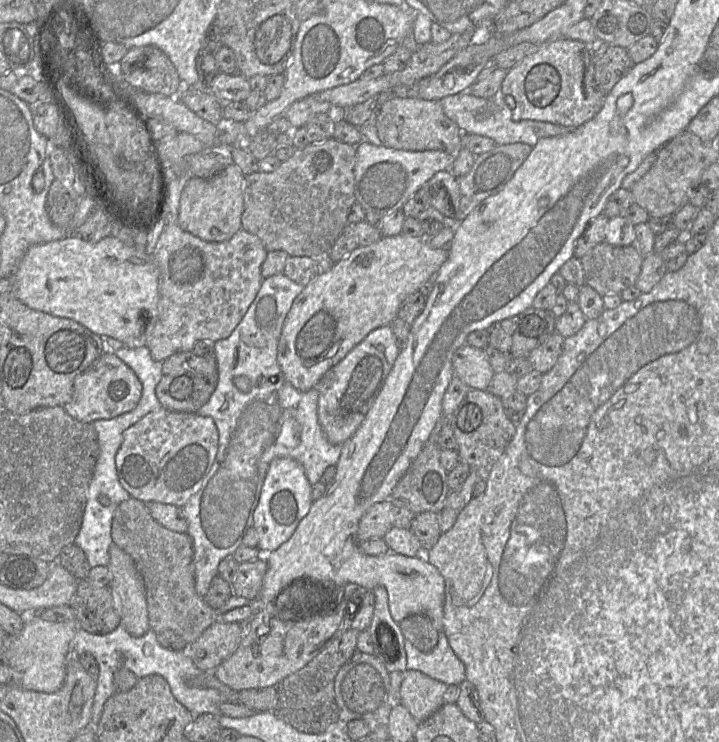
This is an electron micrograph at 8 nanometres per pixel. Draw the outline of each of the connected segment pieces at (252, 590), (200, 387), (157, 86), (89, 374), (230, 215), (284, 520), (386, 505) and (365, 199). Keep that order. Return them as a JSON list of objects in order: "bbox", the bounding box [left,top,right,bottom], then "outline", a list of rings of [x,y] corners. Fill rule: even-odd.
[{"bbox":[231,557,268,600],"outline":[[[264,557],[239,563],[231,581],[233,594],[248,600],[255,600],[262,587],[267,569],[268,563]]]},{"bbox":[155,351,217,413],"outline":[[[192,351],[178,352],[163,361],[162,376],[155,393],[163,408],[196,413],[209,400],[217,382],[217,361],[213,351],[205,355],[195,355]]]},{"bbox":[121,46,182,94],"outline":[[[155,46],[134,47],[121,59],[122,78],[134,88],[153,94],[179,94],[182,83],[169,57]]]},{"bbox":[63,353,142,423],"outline":[[[103,353],[87,370],[74,379],[70,402],[63,405],[66,412],[83,423],[111,419],[131,411],[142,395],[142,383],[135,372],[112,353]]]},{"bbox":[177,163,245,242],"outline":[[[232,163],[209,179],[191,178],[184,187],[177,217],[178,225],[185,231],[207,242],[229,240],[242,228],[245,175]]]},{"bbox":[253,457,312,554],"outline":[[[279,457],[271,461],[253,513],[253,527],[258,533],[262,554],[276,550],[293,535],[312,505],[311,487],[303,466],[294,459]]]},{"bbox":[356,499,393,542],"outline":[[[390,499],[372,505],[362,516],[356,532],[357,541],[364,542],[370,539],[384,538],[393,527],[392,508]]]},{"bbox":[354,139,455,217],"outline":[[[364,139],[356,146],[356,150],[354,168],[356,202],[365,212],[382,217],[402,209],[434,174],[450,170],[455,160],[455,155],[440,150],[399,150],[384,145],[376,146]]]}]

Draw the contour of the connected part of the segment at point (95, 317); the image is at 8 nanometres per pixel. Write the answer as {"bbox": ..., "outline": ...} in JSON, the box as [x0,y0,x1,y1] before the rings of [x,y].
{"bbox":[11,234,159,343],"outline":[[[71,234],[58,240],[33,245],[27,250],[17,266],[11,276],[11,281],[12,290],[16,297],[29,308],[57,317],[70,318],[99,336],[110,336],[124,343],[126,343],[126,341],[139,341],[143,338],[145,319],[156,314],[159,301],[159,271],[152,255],[143,250],[137,250],[114,236],[108,236],[99,241],[91,242],[82,239],[77,234]]]}

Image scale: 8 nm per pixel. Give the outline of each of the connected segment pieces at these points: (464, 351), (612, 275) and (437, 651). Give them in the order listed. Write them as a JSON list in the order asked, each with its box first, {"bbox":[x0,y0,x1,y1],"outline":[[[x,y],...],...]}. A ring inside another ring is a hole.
[{"bbox":[452,344,495,390],"outline":[[[468,344],[455,351],[452,363],[454,376],[461,379],[469,389],[486,390],[495,374],[485,349]]]},{"bbox":[580,241,643,297],"outline":[[[603,241],[580,259],[585,284],[593,288],[601,297],[620,295],[623,290],[635,286],[641,273],[643,259],[632,245],[611,245]]]},{"bbox":[404,631,467,686],"outline":[[[443,631],[439,632],[435,648],[428,653],[421,652],[407,639],[404,646],[408,670],[420,671],[448,686],[460,685],[467,679],[465,665],[454,653]]]}]

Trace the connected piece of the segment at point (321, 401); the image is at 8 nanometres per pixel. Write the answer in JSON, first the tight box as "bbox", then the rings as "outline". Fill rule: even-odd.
{"bbox":[318,326,400,445],"outline":[[[391,326],[376,328],[357,344],[318,382],[318,421],[326,439],[337,445],[345,443],[358,429],[379,395],[400,352]]]}

